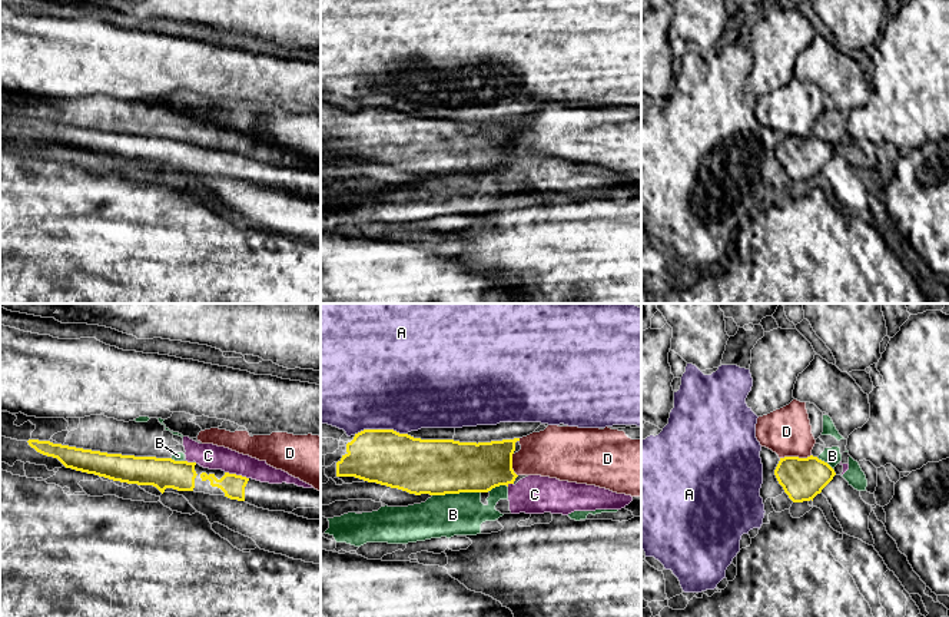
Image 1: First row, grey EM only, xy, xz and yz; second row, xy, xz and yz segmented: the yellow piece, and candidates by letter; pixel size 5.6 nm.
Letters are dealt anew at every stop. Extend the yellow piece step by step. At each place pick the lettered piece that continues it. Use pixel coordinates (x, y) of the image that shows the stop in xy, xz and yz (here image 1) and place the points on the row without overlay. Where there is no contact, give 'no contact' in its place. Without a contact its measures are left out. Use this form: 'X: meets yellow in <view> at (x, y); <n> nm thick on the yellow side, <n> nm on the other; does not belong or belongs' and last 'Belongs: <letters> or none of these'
A: meets yellow in xz at (380, 109); 300 nm thick on the yellow side, 500 nm on the other; does not belong
B: meets yellow in xz at (455, 172); 320 nm thick on the yellow side, 240 nm on the other; does not belong
C: meets yellow in xy at (235, 153); 130 nm thick on the yellow side, 140 nm on the other; does not belong
D: meets yellow in yz at (795, 136); 240 nm thick on the yellow side, 260 nm on the other; does not belong
Belongs: none of these

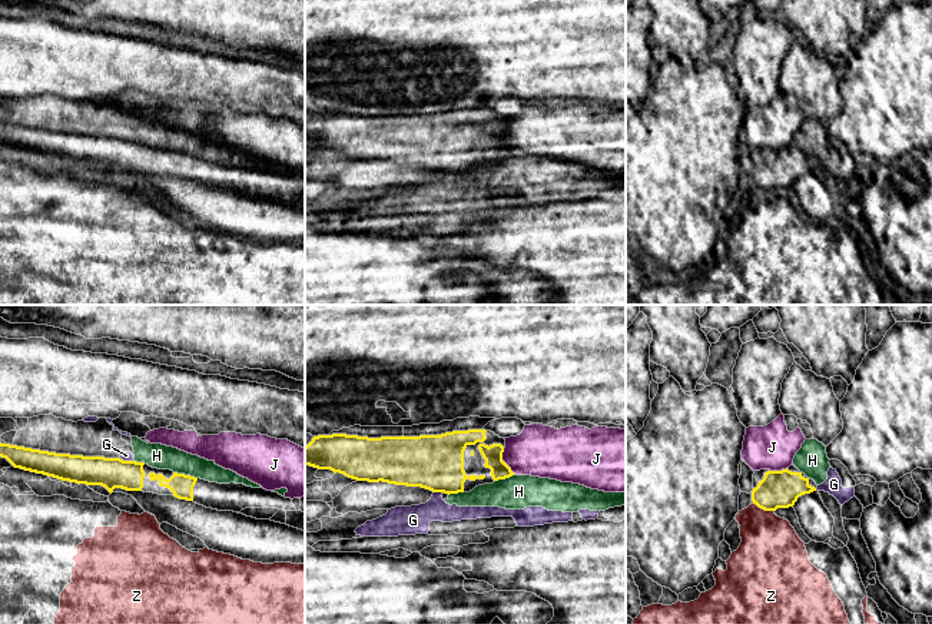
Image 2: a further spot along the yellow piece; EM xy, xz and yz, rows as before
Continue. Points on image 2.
G: meets yellow in xz at (438, 171); 320 nm thick on the yellow side, 160 nm on the other; does not belong
H: meets yellow in xy at (183, 153); 130 nm thick on the yellow side, 140 nm on the other; does not belong
J: meets yellow in xz at (503, 140); 110 nm thick on the yellow side, 280 nm on the other; does not belong
Z: meets yellow in yz at (763, 188); 200 nm thick on the yellow side, 360 nm on the other; does not belong
Belongs: none of these

